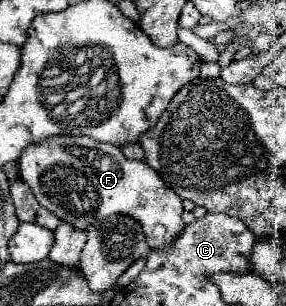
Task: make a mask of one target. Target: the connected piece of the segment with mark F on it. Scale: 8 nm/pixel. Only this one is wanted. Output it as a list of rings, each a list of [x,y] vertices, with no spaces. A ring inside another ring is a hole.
[[[54,135],[28,145],[18,165],[22,181],[30,185],[36,201],[76,229],[84,231],[94,221],[120,213],[142,225],[150,249],[170,249],[186,225],[182,221],[182,199],[158,177],[158,173],[154,173],[154,169],[144,161],[126,159],[116,145],[98,143],[90,137],[66,139]]]

